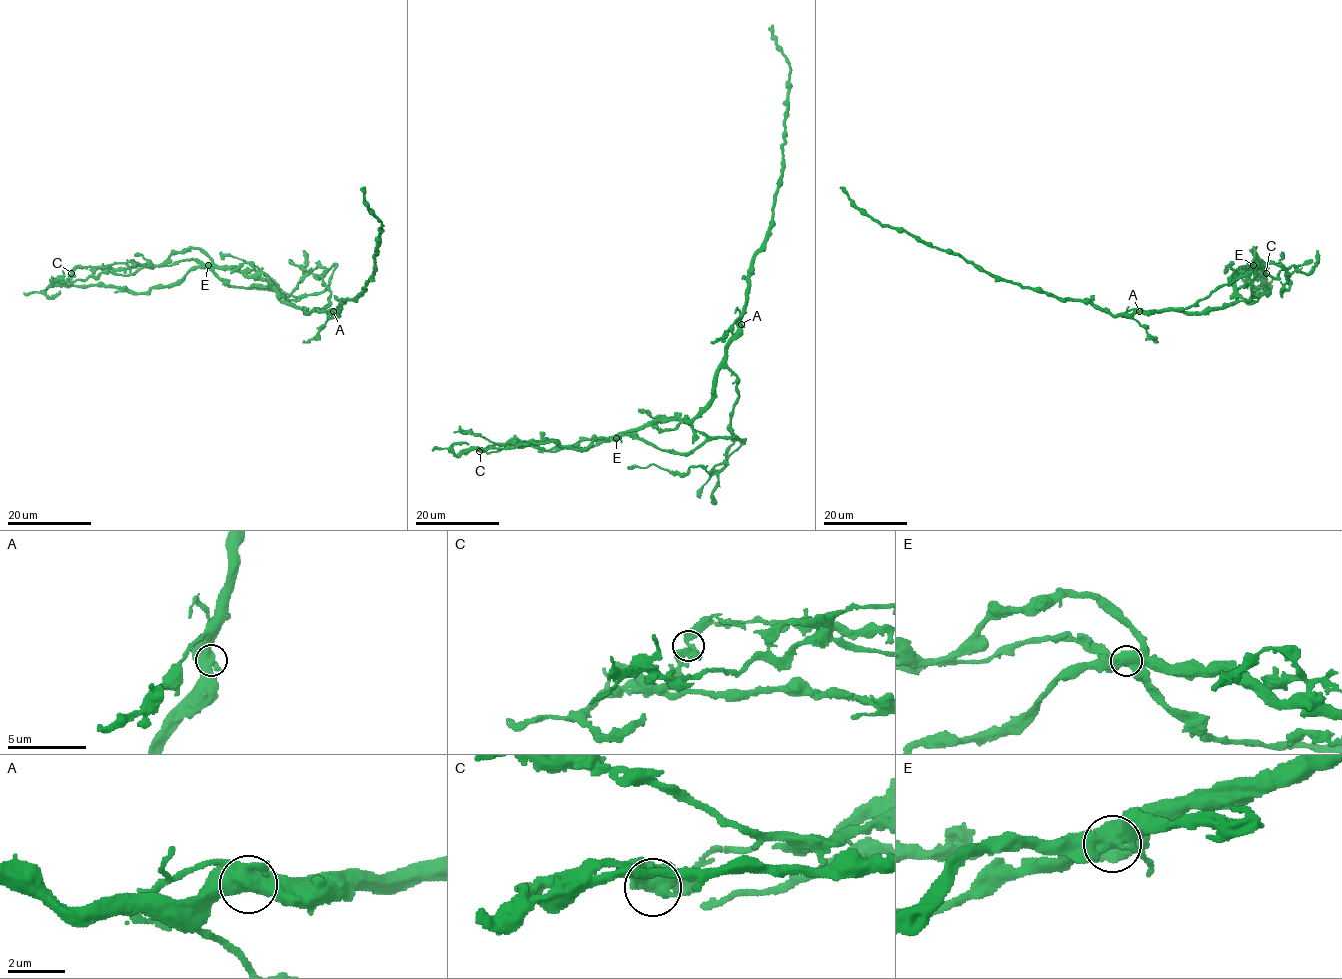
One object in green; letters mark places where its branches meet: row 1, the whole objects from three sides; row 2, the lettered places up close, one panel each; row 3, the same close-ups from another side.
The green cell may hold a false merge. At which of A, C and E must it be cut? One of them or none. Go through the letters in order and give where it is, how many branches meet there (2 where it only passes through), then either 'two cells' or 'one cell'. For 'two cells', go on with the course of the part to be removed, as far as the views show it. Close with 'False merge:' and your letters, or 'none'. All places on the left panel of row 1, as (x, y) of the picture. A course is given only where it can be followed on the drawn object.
A: at (333, 311); 3 branches meet; one cell
C: at (71, 273); 3 branches meet; one cell
E: at (208, 265); 3 branches meet; two cells; foreign part runs (207, 266), (229, 285), (283, 291), (291, 296), (319, 294), (327, 285), (333, 266), (316, 277), (291, 259)
False merge: E

